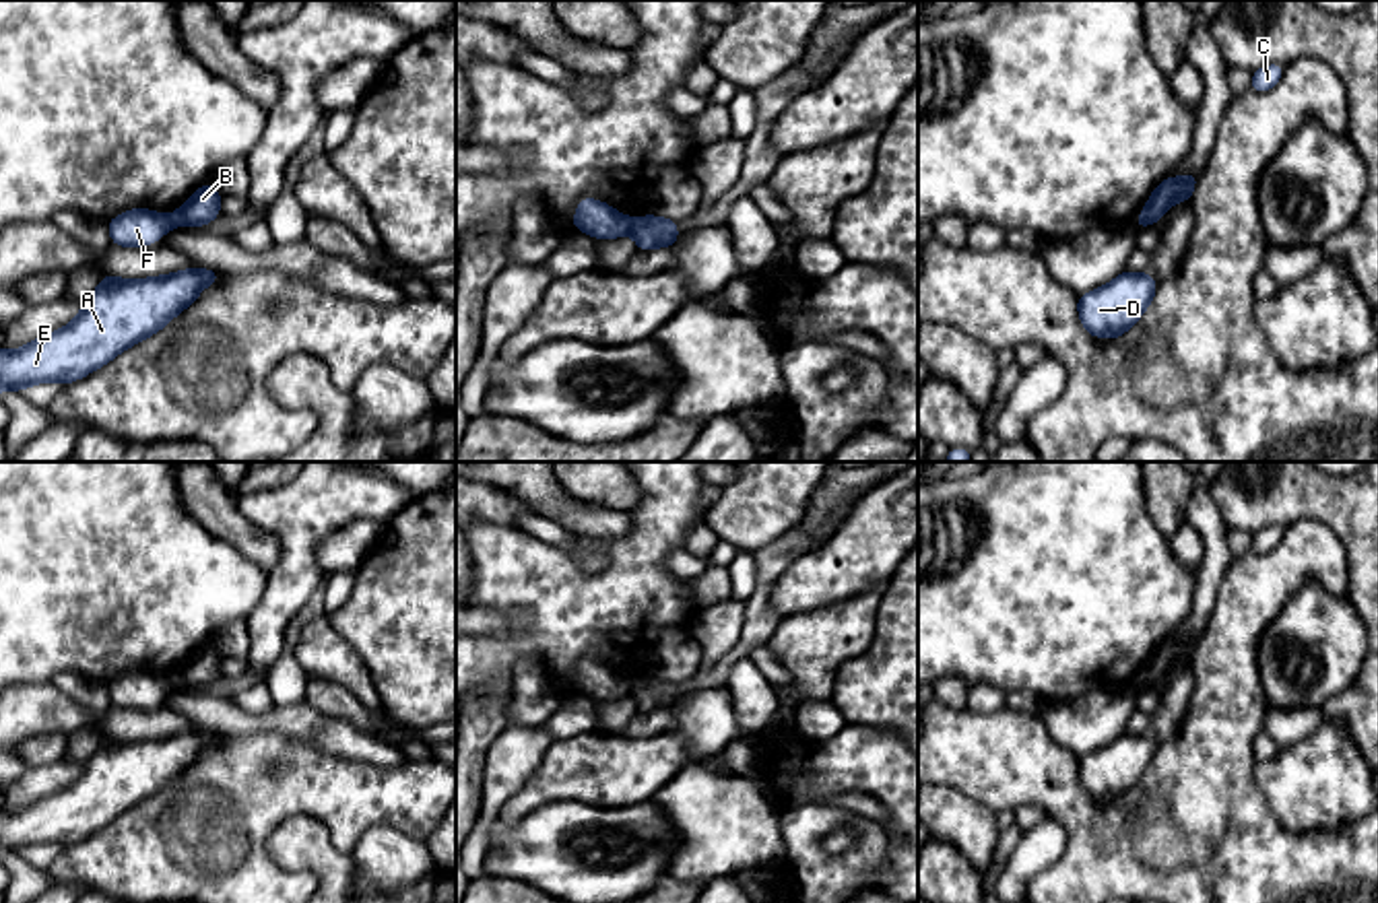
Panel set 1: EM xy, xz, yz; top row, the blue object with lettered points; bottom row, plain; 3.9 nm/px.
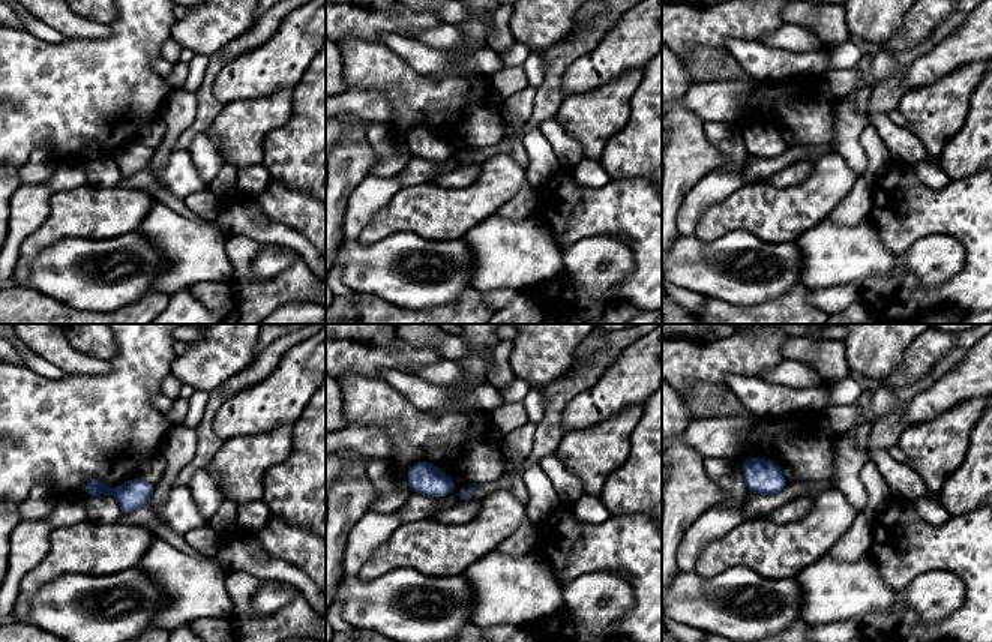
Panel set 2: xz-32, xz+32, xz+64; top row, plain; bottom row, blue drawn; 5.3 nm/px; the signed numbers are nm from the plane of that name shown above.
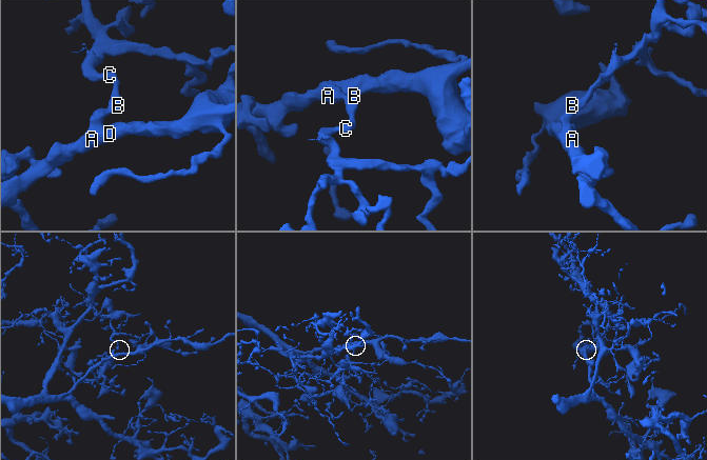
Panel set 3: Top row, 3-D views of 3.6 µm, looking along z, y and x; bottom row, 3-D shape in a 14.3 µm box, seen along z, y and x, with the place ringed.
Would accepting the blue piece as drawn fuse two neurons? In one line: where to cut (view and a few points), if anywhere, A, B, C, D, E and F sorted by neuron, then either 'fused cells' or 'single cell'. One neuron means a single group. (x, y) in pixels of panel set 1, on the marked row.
cut in xz along (636, 221), (630, 231); A D E F / B C; fused cells

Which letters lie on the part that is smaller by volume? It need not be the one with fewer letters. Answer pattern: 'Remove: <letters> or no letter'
Remove: B, C

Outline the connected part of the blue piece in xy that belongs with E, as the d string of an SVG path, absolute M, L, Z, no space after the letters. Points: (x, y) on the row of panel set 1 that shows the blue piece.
M198 266L138 280L103 274L68 326L17 350L0 348L0 392L21 392L41 381L66 386L97 371L171 324L202 289L219 280L217 270Z

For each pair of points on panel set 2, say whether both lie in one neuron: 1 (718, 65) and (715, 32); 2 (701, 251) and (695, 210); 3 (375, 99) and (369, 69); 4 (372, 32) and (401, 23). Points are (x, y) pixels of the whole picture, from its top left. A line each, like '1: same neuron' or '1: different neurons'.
1: different neurons
2: different neurons
3: different neurons
4: same neuron

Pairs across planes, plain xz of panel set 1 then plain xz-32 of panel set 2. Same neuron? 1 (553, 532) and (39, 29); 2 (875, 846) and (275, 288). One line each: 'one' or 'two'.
1: one
2: one

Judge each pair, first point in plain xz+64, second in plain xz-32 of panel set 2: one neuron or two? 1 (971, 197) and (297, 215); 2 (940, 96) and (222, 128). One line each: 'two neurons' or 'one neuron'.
1: one neuron
2: one neuron

